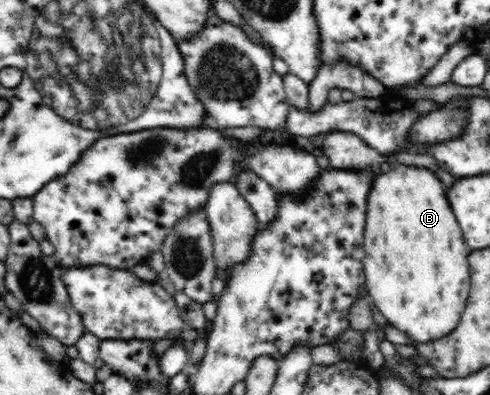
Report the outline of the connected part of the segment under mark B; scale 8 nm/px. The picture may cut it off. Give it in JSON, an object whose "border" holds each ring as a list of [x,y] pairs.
{"border":[[[396,164],[378,172],[367,197],[367,223],[363,246],[366,289],[371,303],[393,327],[400,329],[417,345],[441,339],[459,325],[471,287],[468,257],[473,251],[465,241],[462,229],[447,199],[447,187],[438,174],[427,168]]]}

